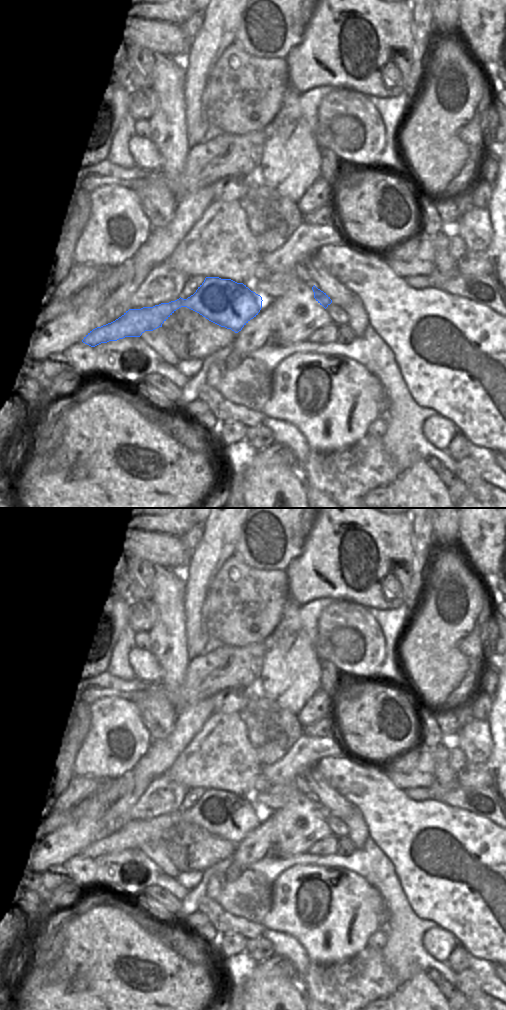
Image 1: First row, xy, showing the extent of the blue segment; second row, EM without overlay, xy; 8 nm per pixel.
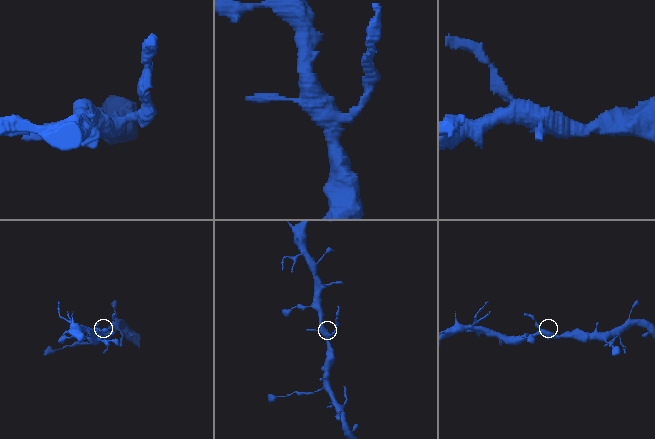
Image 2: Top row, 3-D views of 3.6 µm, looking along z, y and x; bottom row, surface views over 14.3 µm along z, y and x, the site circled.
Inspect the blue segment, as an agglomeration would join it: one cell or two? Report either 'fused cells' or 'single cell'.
single cell

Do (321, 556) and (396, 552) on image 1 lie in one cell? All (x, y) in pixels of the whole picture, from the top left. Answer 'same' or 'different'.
same

